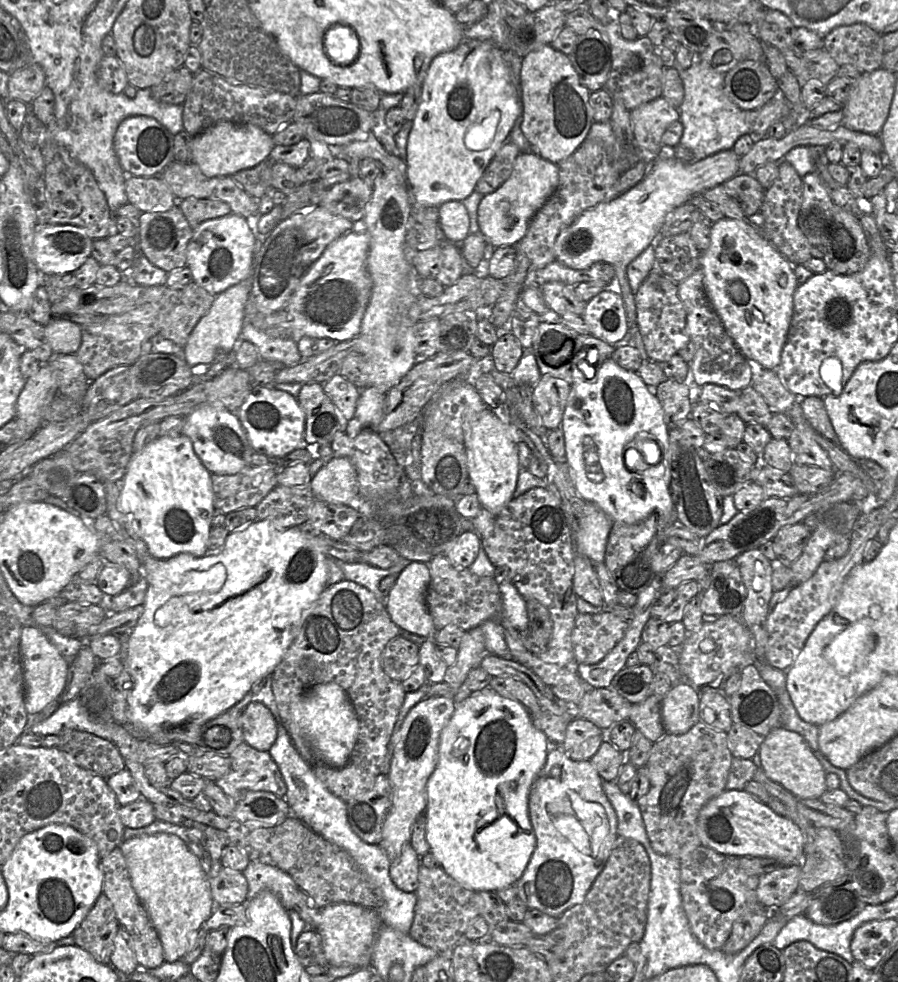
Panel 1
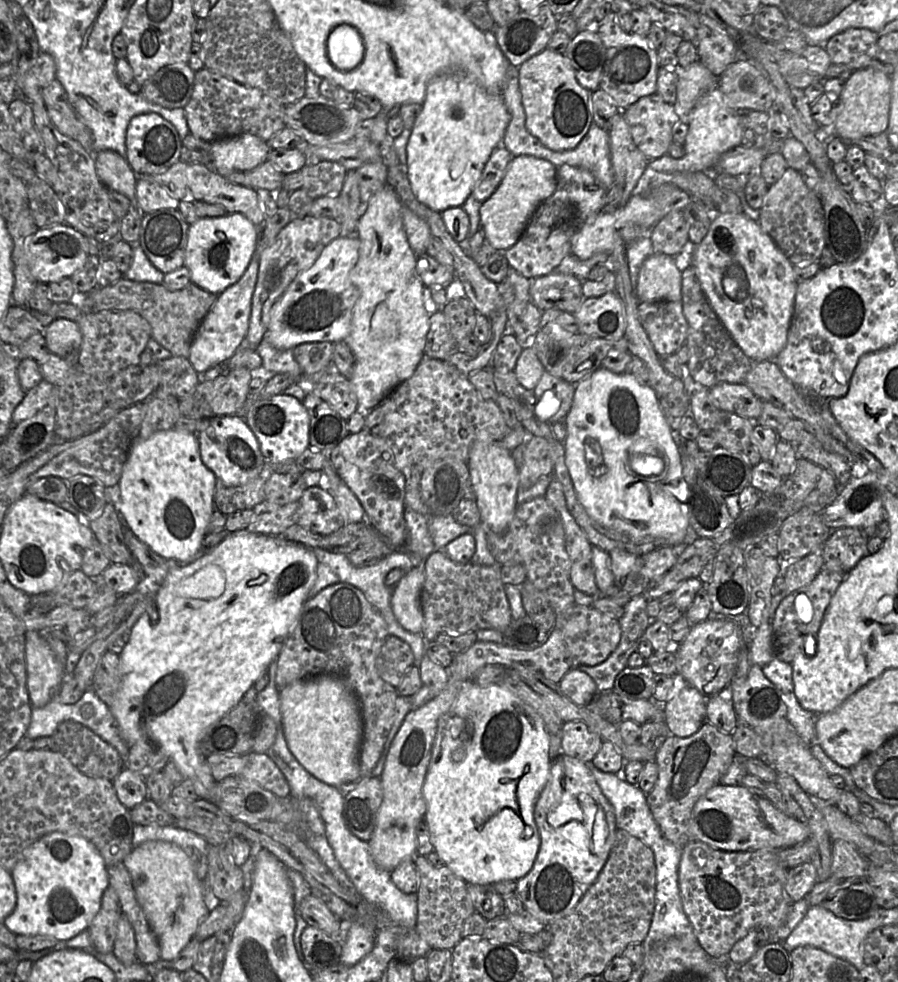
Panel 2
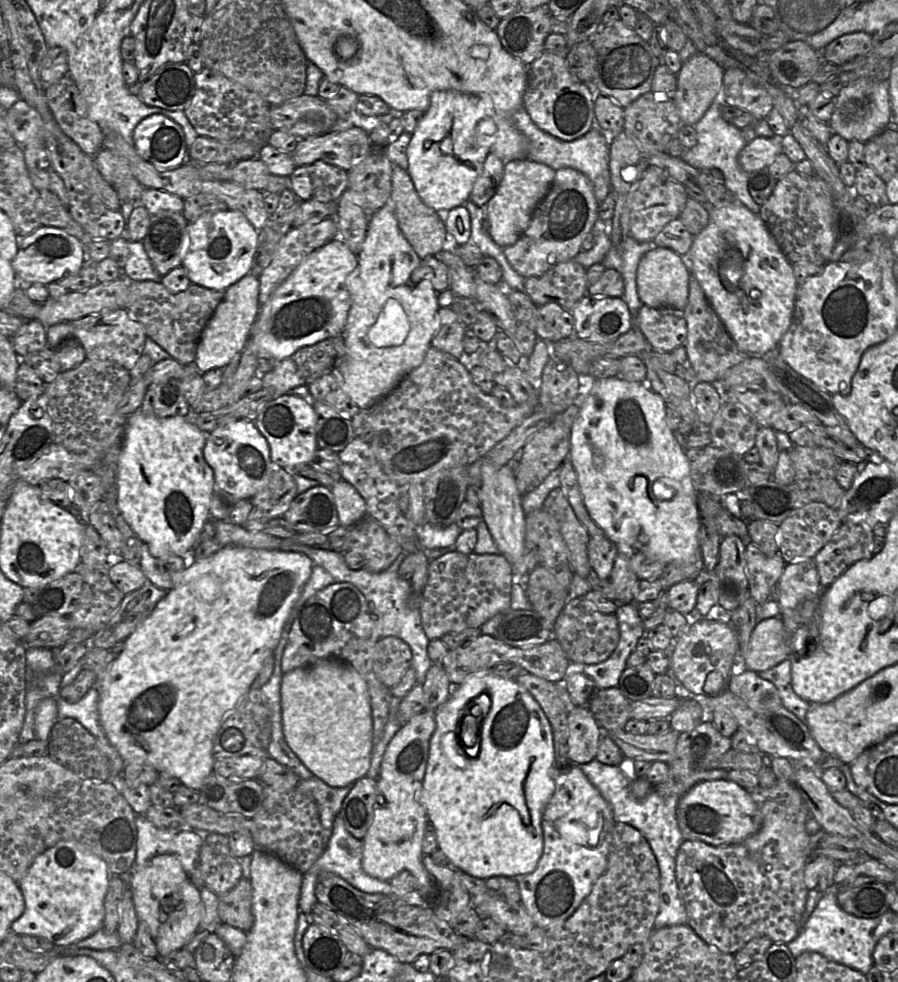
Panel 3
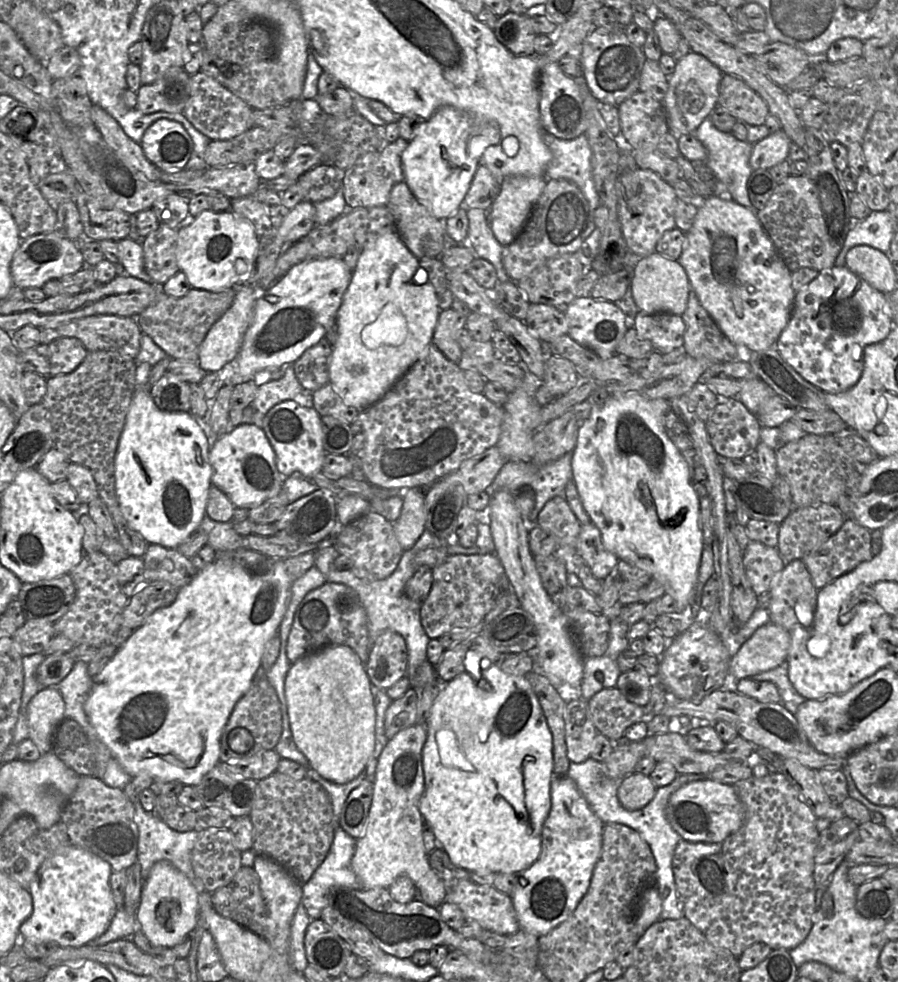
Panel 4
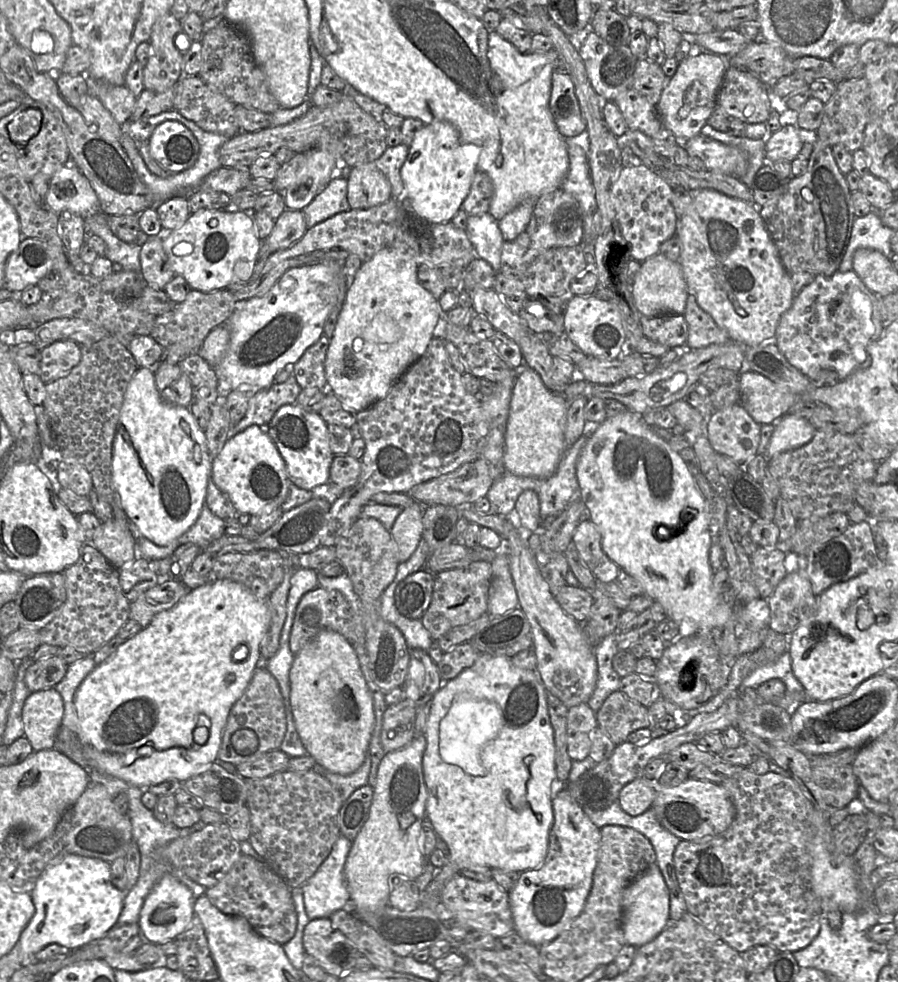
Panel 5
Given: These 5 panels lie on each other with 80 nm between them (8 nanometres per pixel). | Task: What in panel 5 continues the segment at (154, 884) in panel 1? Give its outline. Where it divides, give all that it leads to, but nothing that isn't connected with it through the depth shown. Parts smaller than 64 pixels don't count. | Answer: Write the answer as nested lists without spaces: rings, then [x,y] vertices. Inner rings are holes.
[[[165,874],[146,896],[140,910],[138,925],[143,938],[152,944],[163,944],[176,939],[194,917],[195,898],[192,891],[170,874]]]

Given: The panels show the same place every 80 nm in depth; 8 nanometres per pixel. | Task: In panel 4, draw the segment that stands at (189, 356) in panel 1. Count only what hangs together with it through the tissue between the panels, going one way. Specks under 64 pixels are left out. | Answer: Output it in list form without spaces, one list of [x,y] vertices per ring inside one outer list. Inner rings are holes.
[[[243,284],[235,289],[235,296],[227,311],[211,326],[199,347],[197,363],[205,372],[217,372],[237,357],[246,330],[252,322],[254,305],[265,290]]]

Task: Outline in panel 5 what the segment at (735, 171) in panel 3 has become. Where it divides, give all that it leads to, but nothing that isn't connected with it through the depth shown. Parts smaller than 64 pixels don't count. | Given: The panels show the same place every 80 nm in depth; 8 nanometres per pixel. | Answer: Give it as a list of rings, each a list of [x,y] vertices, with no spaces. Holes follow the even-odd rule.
[[[705,124],[702,127],[700,134],[747,153],[748,167],[745,174],[739,179],[751,189],[757,171],[767,163],[765,158],[765,141],[762,139],[749,139],[745,136],[731,136],[726,132],[717,131],[709,124]]]

